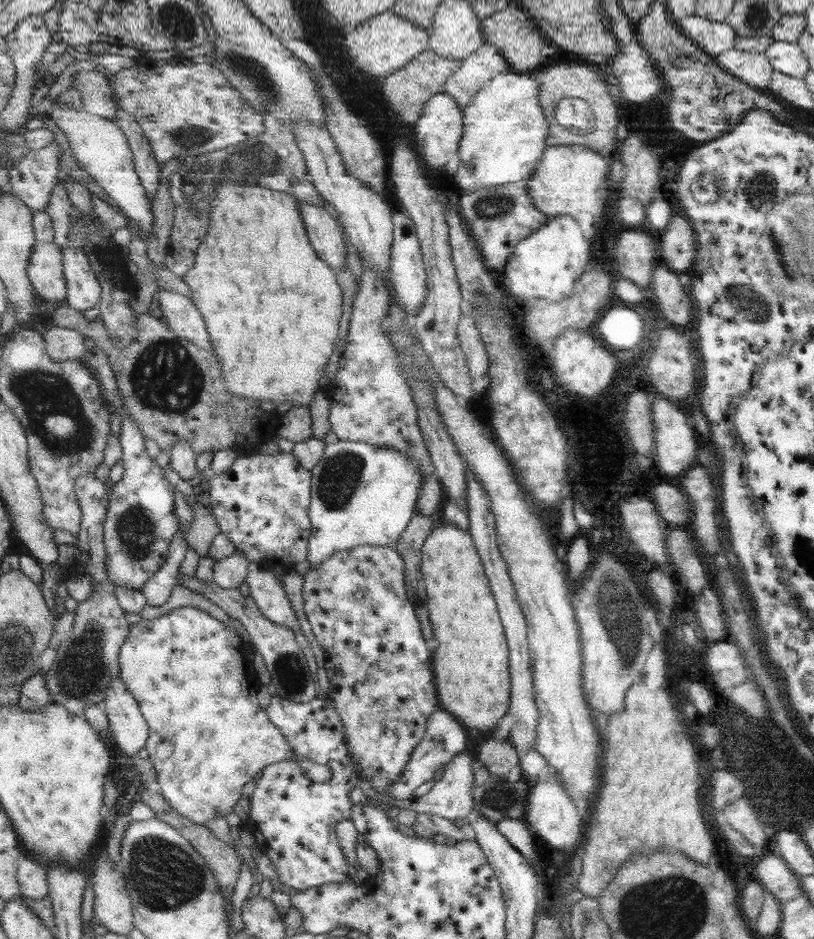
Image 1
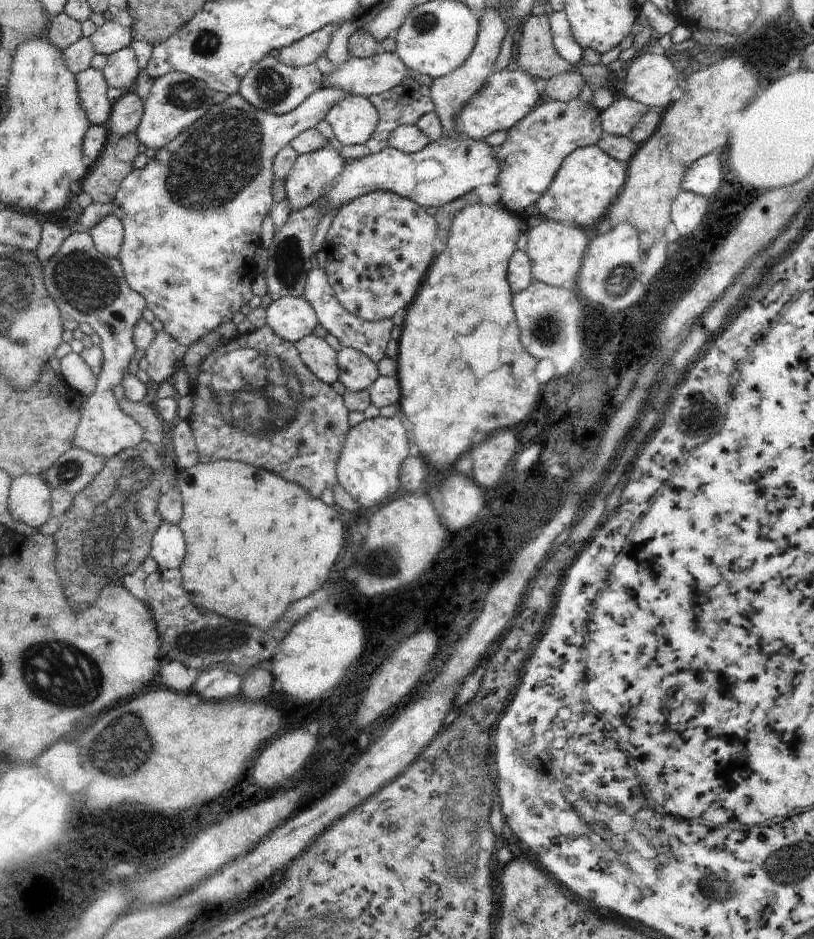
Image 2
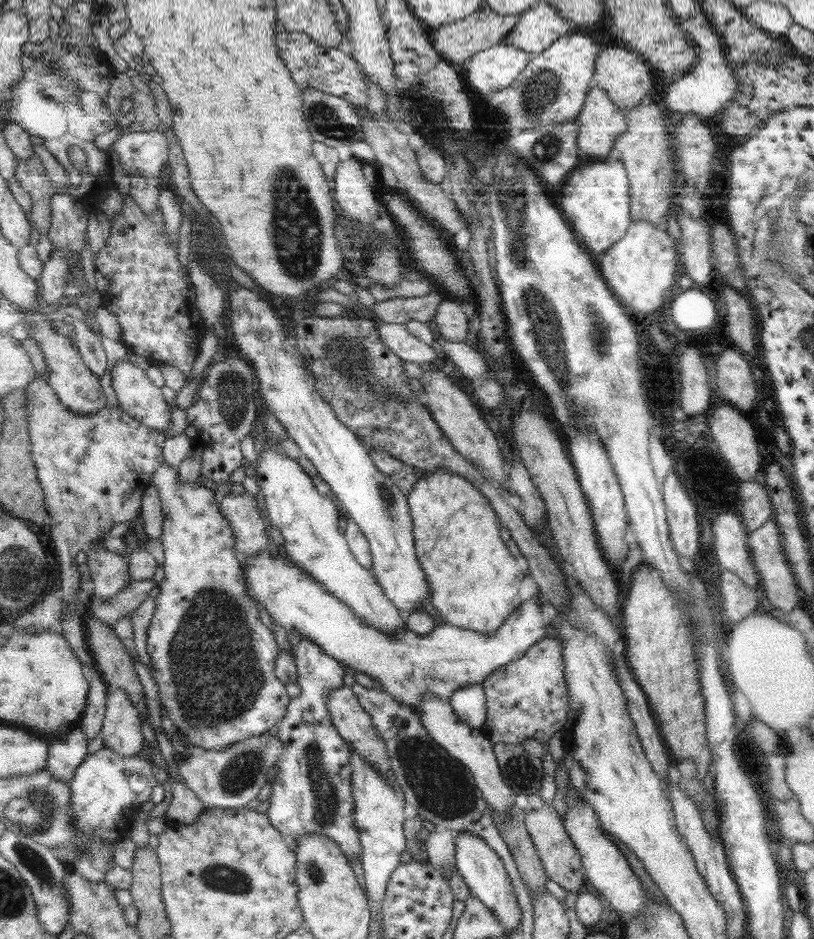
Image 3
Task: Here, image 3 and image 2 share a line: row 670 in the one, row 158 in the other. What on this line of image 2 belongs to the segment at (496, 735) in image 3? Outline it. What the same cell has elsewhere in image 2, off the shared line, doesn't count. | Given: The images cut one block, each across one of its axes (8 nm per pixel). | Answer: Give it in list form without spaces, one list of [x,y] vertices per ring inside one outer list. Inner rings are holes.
[[[575,98],[571,101],[550,100],[539,104],[518,126],[513,126],[509,131],[509,140],[503,145],[495,147],[495,158],[501,164],[501,174],[496,186],[503,188],[501,196],[502,203],[513,210],[516,214],[523,214],[525,208],[536,205],[539,198],[547,193],[551,184],[555,181],[555,176],[559,168],[563,165],[571,154],[582,147],[597,145],[597,142],[604,138],[606,133],[602,128],[602,111],[593,106],[591,102]]]

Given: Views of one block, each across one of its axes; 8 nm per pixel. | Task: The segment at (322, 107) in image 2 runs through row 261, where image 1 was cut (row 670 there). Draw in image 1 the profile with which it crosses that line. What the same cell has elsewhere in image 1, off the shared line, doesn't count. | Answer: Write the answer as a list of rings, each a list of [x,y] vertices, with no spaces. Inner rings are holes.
[[[184,607],[171,613],[161,615],[154,619],[142,619],[138,623],[131,623],[131,634],[127,637],[120,654],[121,678],[125,681],[126,687],[138,699],[142,713],[145,715],[150,726],[150,737],[146,750],[157,773],[157,782],[160,785],[163,796],[175,809],[190,820],[197,823],[207,824],[207,821],[213,820],[217,816],[225,819],[224,815],[233,811],[233,806],[241,798],[241,790],[245,788],[247,782],[251,782],[263,768],[269,764],[277,764],[283,760],[293,760],[295,751],[291,743],[287,741],[287,735],[275,725],[269,718],[267,709],[264,709],[259,703],[258,692],[264,685],[257,678],[257,672],[253,670],[252,651],[247,649],[243,639],[237,636],[235,629],[230,629],[221,620],[213,618],[211,614],[195,608]]]

